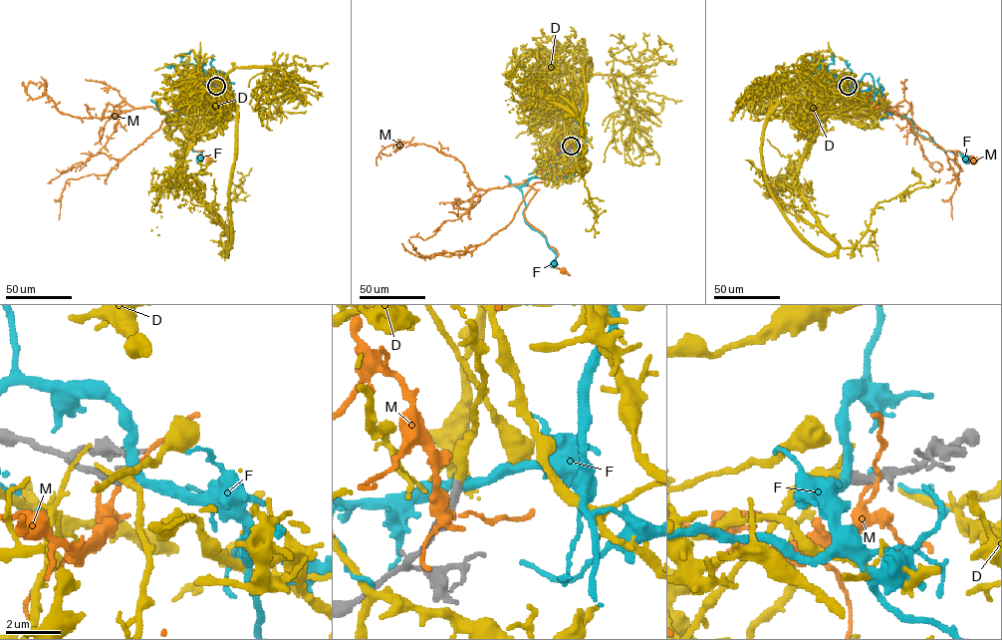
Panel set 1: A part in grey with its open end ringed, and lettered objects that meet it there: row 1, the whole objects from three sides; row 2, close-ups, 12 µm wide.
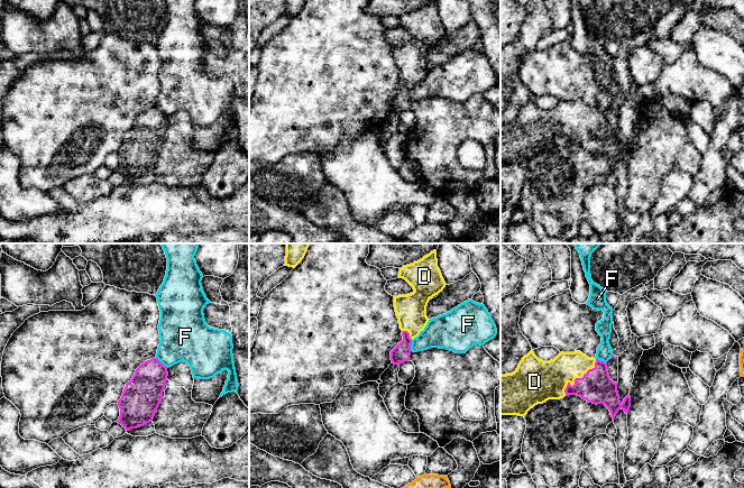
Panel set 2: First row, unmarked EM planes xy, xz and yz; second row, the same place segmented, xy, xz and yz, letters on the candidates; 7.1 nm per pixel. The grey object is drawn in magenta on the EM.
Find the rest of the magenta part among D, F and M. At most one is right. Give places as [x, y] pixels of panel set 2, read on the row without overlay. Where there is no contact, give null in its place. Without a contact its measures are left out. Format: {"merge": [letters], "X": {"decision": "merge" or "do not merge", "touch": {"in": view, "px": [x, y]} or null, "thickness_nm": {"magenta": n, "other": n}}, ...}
{"merge": ["D"], "D": {"decision": "merge", "touch": {"in": "yz", "px": [577, 127]}, "thickness_nm": {"magenta": 240, "other": 280}}, "F": {"decision": "do not merge", "touch": {"in": "xy", "px": [161, 111]}, "thickness_nm": {"magenta": 260, "other": 360}}, "M": {"decision": "do not merge", "touch": null}}

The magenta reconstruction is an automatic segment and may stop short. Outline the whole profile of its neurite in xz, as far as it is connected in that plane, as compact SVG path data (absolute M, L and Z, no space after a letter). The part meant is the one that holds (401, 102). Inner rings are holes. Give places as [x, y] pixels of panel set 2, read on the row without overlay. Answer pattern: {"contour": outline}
{"contour": "M437 0L399 17L398 27L405 28L414 38L407 44L394 45L394 56L403 89L391 100L394 113L410 109L411 92L426 75L429 49L443 39L446 30L438 16Z"}

